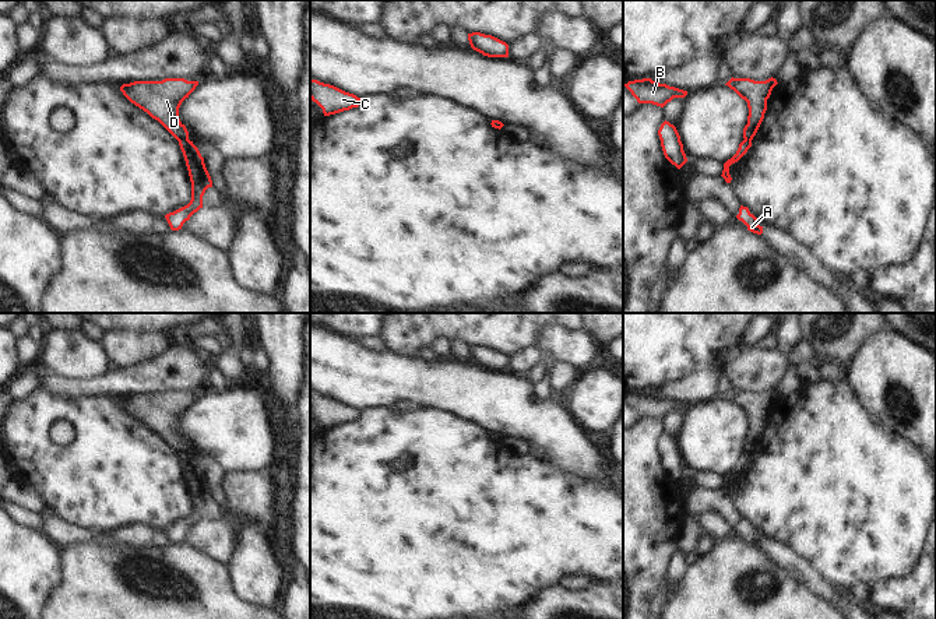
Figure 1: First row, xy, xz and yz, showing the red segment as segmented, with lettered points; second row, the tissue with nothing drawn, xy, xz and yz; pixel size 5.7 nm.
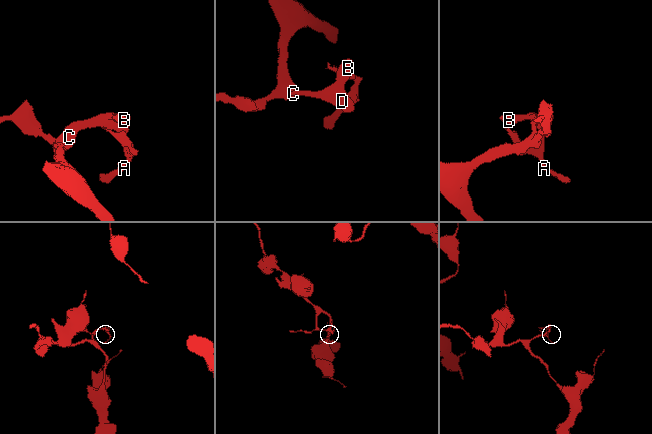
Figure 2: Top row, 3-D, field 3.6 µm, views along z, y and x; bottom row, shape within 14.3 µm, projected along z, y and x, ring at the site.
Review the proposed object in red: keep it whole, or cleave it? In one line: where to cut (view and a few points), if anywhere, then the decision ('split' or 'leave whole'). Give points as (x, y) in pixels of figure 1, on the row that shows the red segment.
xy (187, 139), (179, 141) | split

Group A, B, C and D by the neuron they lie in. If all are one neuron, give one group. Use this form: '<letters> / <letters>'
A / B C D

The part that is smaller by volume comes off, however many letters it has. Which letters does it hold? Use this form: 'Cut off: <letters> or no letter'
Cut off: A

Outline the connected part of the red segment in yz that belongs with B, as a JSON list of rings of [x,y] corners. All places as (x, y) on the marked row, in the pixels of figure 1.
[[[651,78],[634,80],[624,84],[638,103],[652,103],[664,108],[673,98],[685,98],[687,91],[659,84]]]

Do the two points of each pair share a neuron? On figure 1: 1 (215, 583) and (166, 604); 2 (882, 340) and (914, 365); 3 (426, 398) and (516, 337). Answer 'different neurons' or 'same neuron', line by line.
1: same neuron
2: same neuron
3: different neurons

